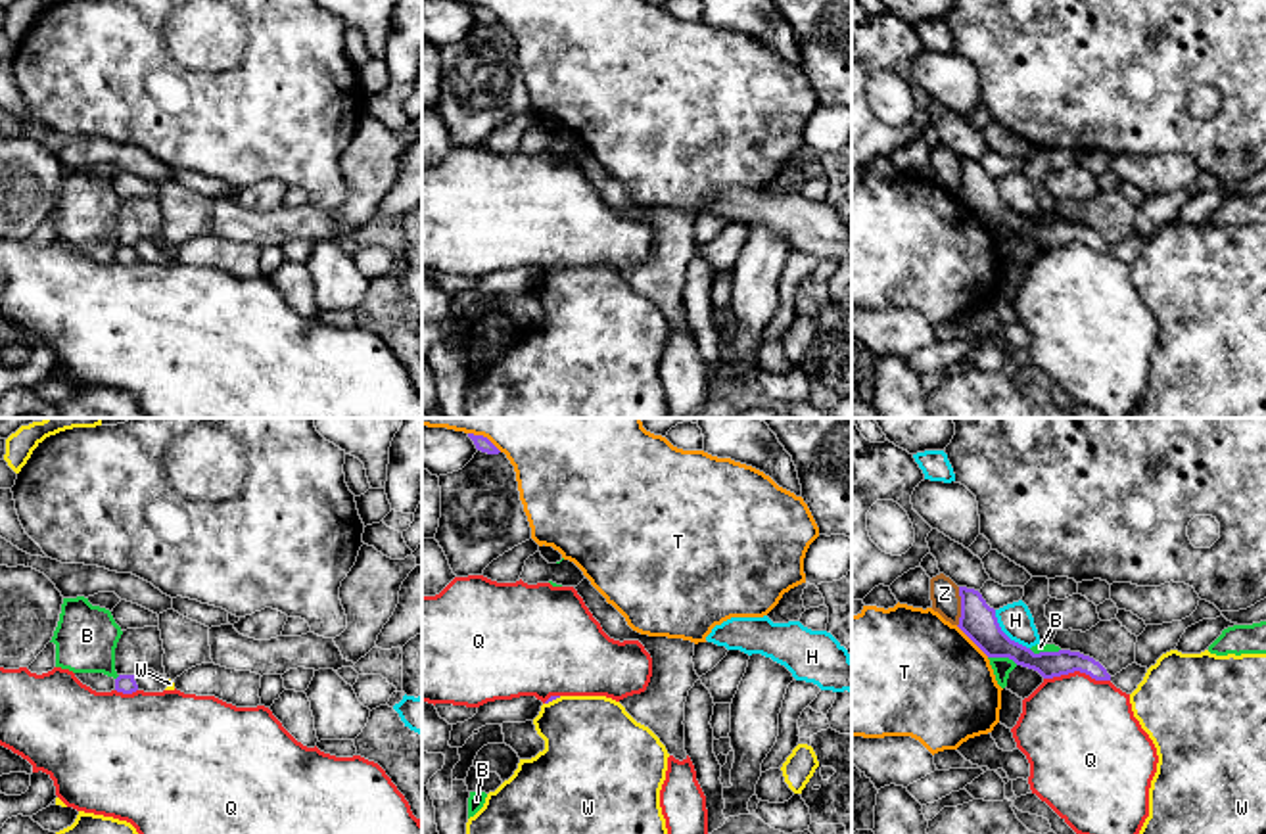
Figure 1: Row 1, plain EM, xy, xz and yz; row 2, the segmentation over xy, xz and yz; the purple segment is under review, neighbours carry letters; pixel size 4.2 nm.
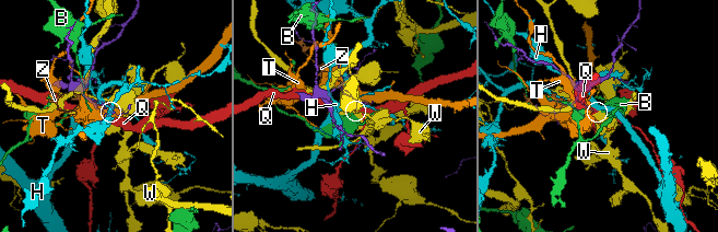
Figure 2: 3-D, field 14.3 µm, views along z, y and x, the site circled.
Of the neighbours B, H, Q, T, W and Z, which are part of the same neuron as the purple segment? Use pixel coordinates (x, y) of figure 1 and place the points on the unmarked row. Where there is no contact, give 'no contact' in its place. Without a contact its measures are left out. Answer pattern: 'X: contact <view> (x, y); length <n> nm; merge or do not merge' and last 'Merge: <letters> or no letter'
B: contact yz (1004, 227); length 130 nm; do not merge
H: contact yz (1004, 204); length 220 nm; do not merge
Q: contact yz (1077, 240); length 280 nm; do not merge
T: contact yz (973, 211); length 190 nm; do not merge
W: contact xz (553, 269); length 80 nm; do not merge
Z: contact yz (961, 177); length 170 nm; do not merge
Merge: no letter

